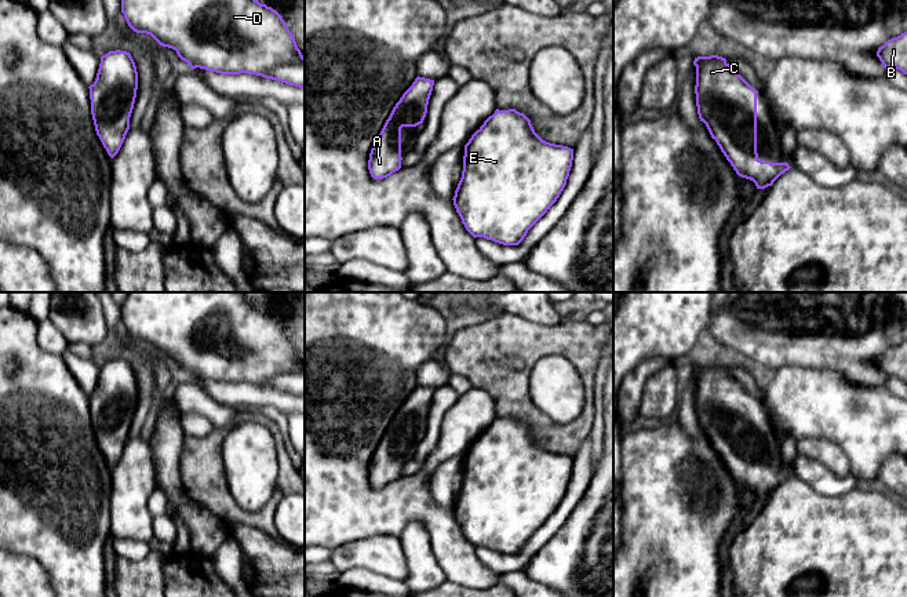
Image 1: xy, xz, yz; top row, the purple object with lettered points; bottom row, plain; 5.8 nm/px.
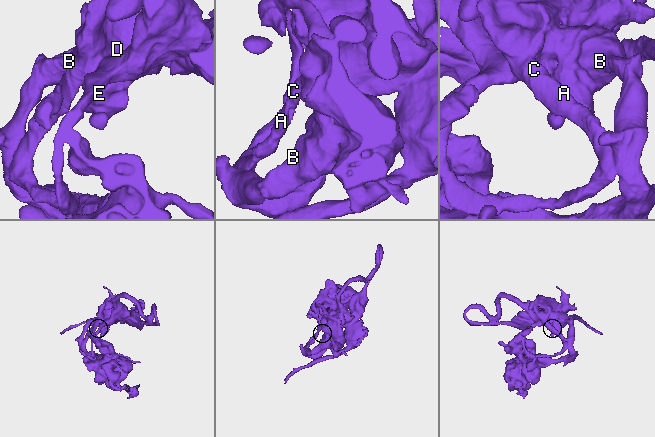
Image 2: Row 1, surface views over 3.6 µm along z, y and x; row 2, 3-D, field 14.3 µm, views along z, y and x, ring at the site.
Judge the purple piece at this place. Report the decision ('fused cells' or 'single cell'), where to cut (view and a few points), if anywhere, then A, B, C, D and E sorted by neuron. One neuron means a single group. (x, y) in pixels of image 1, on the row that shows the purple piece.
single cell; no cut; A B C D E

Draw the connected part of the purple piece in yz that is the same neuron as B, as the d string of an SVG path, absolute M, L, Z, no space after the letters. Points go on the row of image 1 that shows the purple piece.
M907 32L888 40L877 51L884 68L896 68L907 74Z

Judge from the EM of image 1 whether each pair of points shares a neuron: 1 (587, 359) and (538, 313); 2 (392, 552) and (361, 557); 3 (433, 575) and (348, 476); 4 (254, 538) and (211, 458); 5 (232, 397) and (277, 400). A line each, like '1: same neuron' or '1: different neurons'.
1: different neurons
2: same neuron
3: different neurons
4: different neurons
5: same neuron

